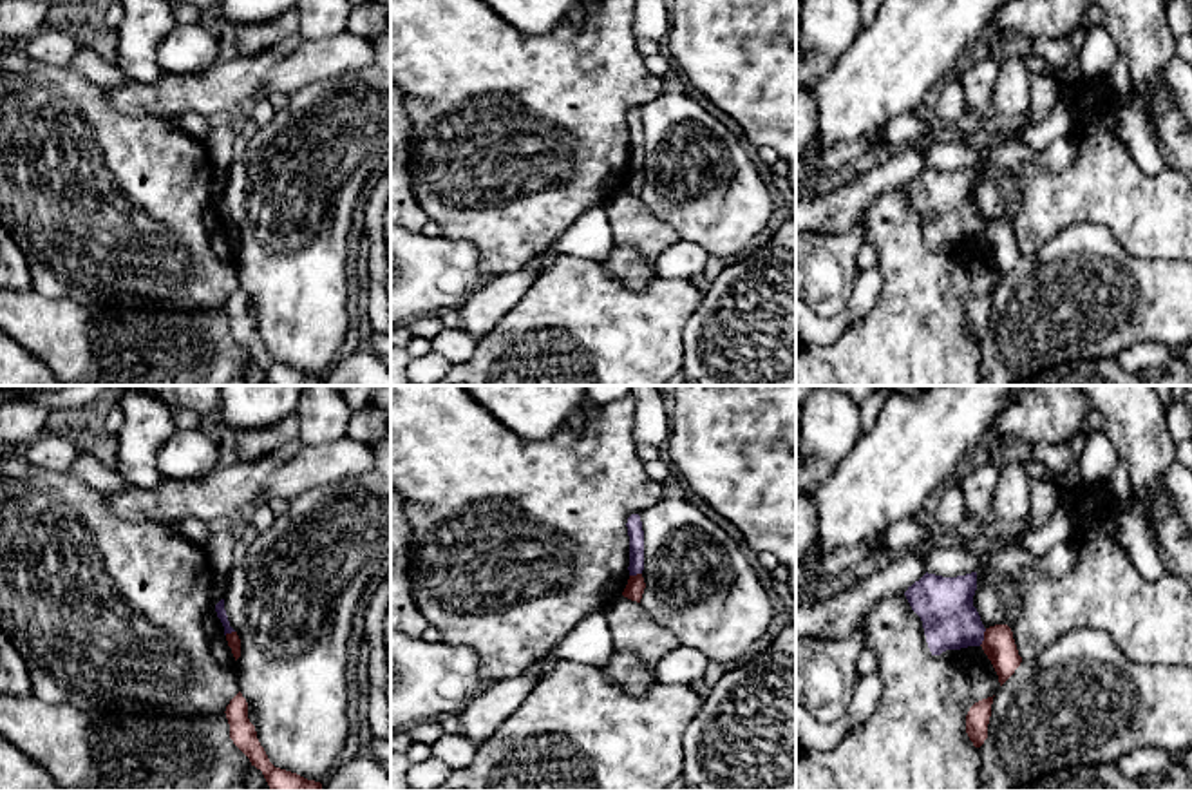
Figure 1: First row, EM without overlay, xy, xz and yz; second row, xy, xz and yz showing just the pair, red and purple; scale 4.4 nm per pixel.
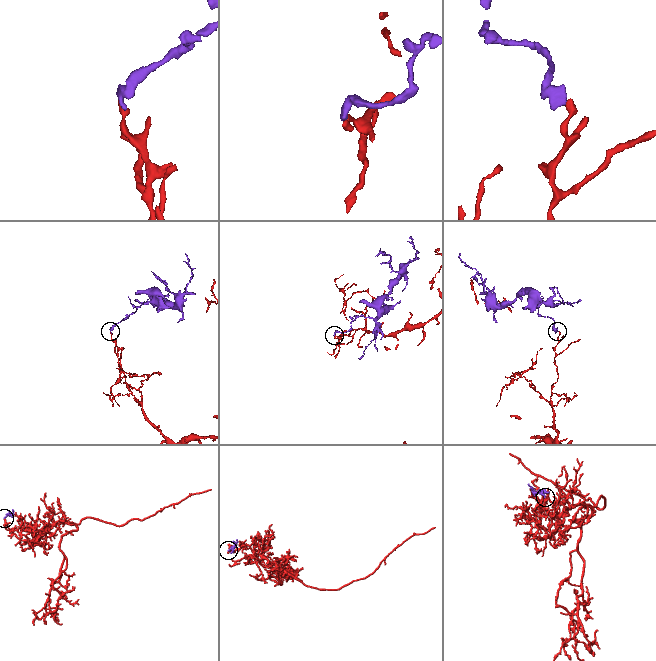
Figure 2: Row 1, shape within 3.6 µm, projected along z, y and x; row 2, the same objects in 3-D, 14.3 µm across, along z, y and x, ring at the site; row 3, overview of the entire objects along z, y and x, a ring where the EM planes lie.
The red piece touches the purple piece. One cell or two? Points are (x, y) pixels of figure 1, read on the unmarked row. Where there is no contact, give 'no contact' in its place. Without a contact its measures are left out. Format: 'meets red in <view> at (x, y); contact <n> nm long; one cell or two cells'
meets red in yz at (984, 232); contact 90 nm long; two cells

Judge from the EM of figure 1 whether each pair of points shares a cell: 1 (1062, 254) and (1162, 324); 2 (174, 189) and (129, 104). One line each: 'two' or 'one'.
1: one
2: two

